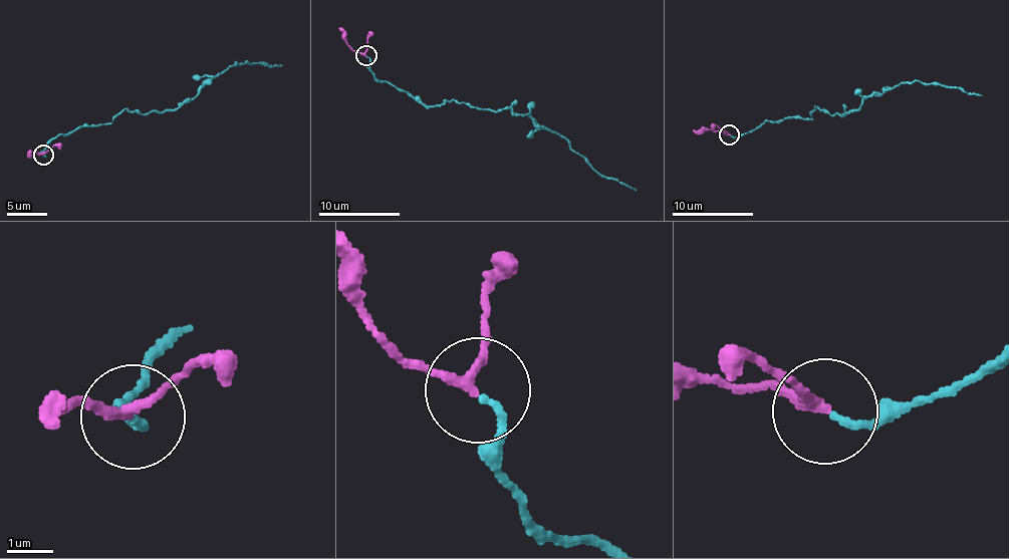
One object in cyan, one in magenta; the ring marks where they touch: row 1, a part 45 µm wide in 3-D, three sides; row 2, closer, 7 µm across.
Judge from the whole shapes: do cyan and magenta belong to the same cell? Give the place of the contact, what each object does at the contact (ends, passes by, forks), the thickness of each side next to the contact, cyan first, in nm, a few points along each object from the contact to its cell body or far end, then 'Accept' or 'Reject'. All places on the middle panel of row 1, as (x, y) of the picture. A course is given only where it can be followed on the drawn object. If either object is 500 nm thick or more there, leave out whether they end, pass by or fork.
Place: (365, 55). At the ring cyan ends. At the ring magenta passes by. Thickness 140 nm (cyan) against 180 nm. Course of cyan: (365, 57), (377, 79), (428, 106), (453, 99), (529, 113), (560, 134), (596, 172), (637, 191). Course of magenta: (365, 55), (347, 43), (340, 27). Accept

